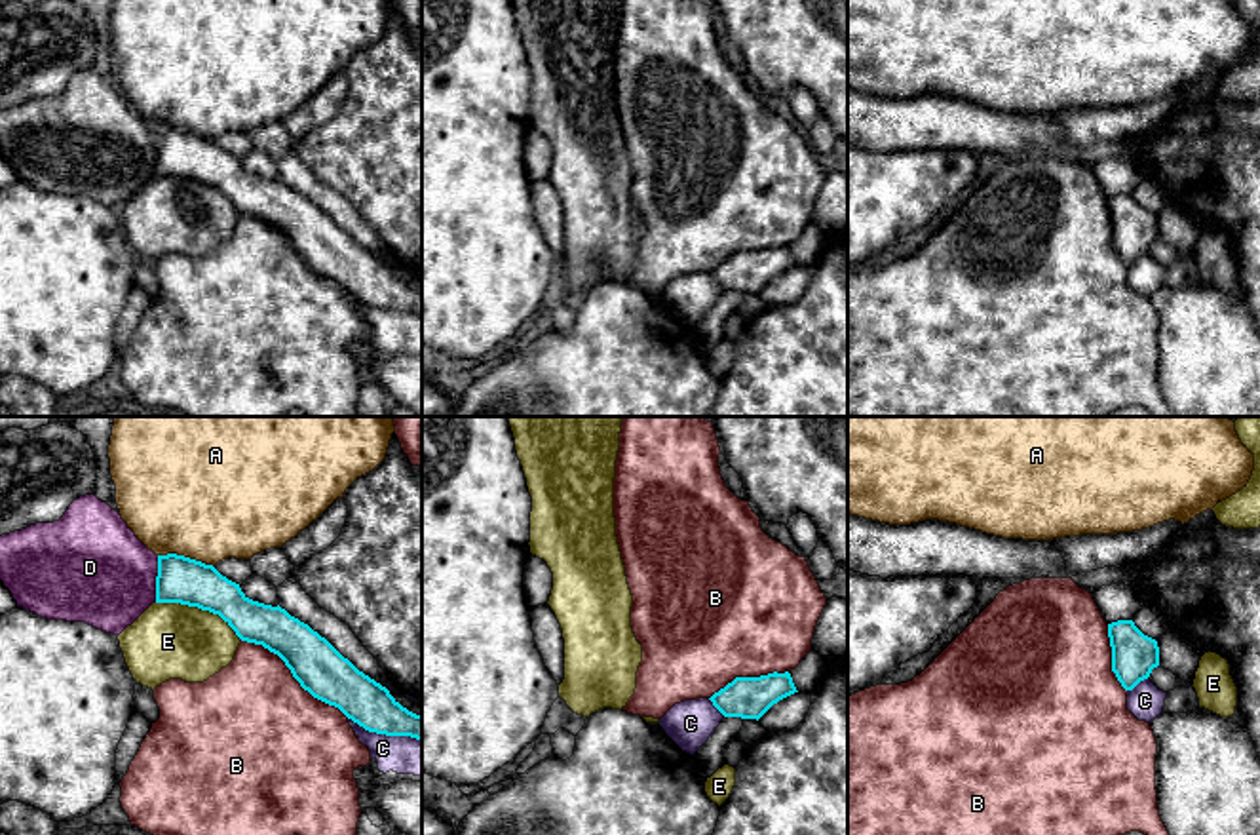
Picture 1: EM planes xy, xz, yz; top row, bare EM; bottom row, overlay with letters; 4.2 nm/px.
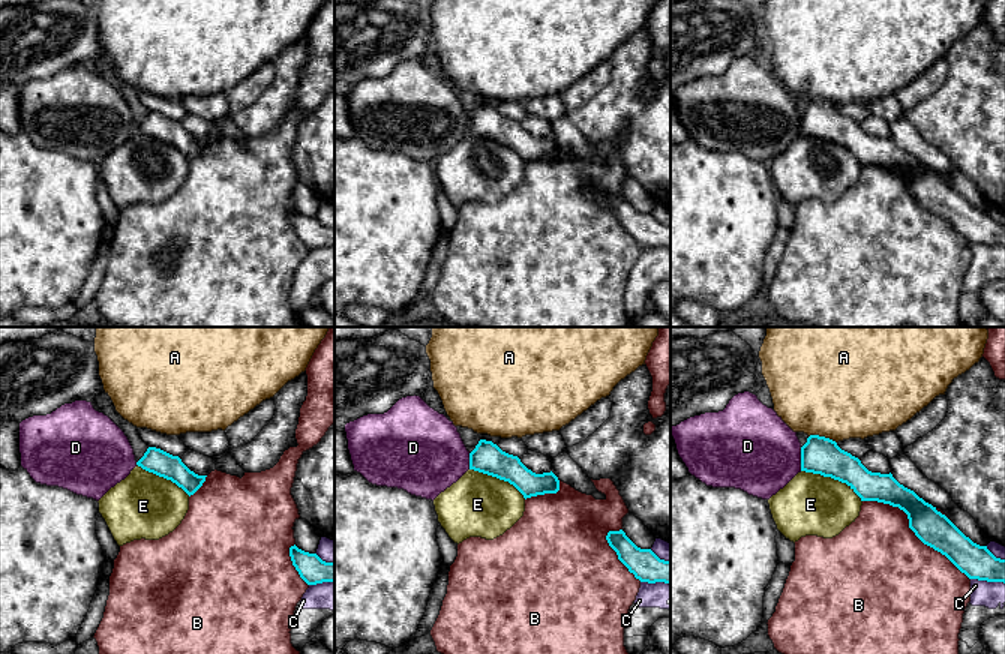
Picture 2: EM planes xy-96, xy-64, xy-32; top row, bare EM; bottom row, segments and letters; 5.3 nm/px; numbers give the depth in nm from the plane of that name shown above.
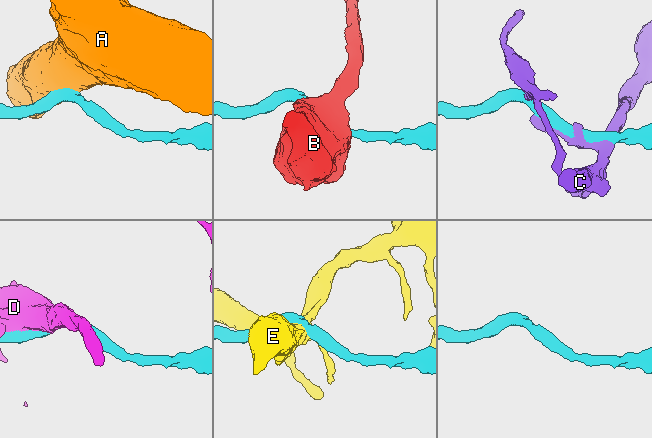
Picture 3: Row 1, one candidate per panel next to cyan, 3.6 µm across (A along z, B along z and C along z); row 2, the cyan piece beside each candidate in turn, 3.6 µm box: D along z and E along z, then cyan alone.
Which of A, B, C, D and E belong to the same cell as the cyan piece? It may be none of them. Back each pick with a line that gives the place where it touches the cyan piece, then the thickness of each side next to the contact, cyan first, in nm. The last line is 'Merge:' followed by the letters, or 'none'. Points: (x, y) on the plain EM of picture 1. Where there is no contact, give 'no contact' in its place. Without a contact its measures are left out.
Merge: none

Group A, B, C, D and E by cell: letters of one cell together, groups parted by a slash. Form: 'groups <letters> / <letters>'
groups A / B / C / D / E

